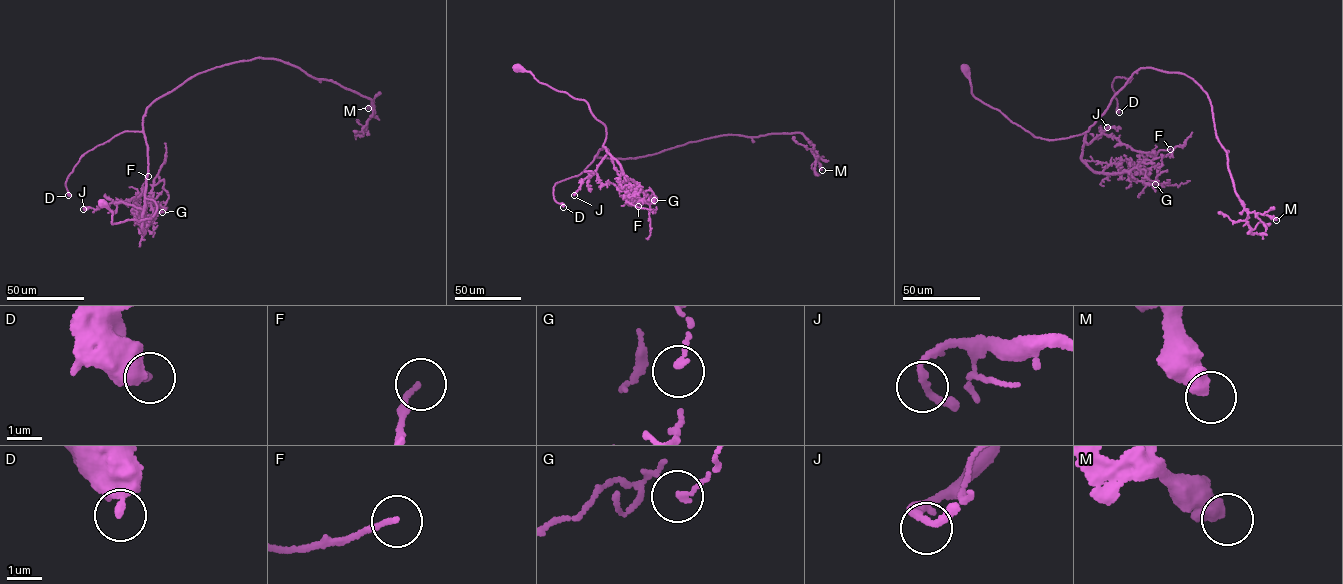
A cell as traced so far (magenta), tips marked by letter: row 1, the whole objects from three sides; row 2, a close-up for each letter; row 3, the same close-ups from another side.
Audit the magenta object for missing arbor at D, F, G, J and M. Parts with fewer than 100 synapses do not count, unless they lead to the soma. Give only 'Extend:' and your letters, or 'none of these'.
Extend: none of these

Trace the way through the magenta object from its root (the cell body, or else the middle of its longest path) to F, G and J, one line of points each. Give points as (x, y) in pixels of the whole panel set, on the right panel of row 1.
F: (965, 69), (972, 95), (1035, 137), (1052, 140), (1085, 133), (1088, 144), (1104, 133), (1139, 151), (1170, 149)
G: (965, 69), (972, 95), (1035, 137), (1052, 140), (1085, 133), (1082, 160), (1094, 171), (1144, 169), (1155, 184)
J: (965, 69), (972, 95), (1035, 137), (1052, 140), (1085, 133), (1088, 144), (1101, 134), (1100, 128), (1107, 127)

